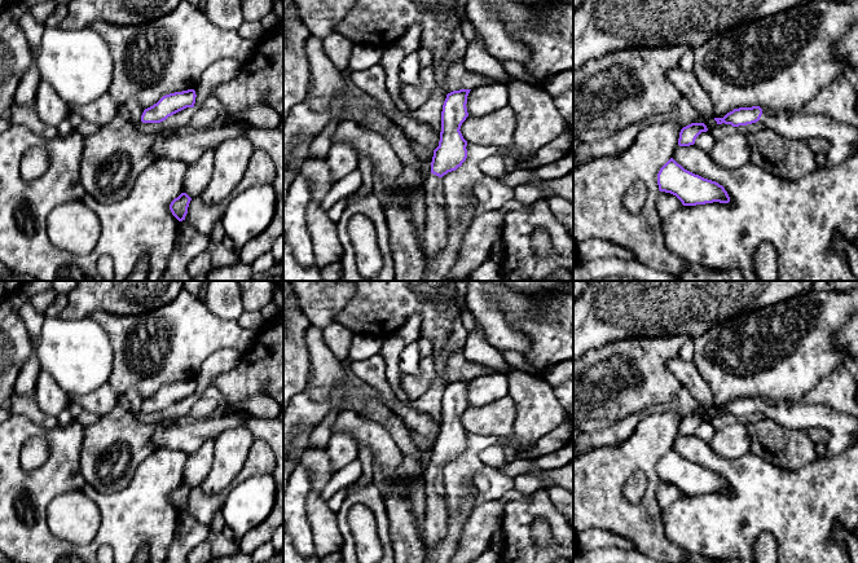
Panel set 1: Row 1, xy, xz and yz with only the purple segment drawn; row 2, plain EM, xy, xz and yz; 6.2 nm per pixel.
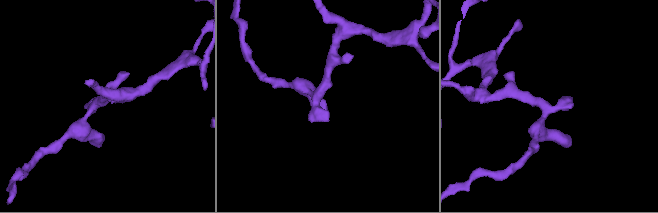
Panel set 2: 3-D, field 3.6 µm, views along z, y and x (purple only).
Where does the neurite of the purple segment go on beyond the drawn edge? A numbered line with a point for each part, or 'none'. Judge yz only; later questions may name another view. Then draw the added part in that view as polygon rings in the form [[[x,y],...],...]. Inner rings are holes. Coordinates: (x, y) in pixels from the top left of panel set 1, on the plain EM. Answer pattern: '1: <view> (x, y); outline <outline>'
1: yz (843, 429); outline [[[762,403],[760,412],[788,428],[826,428],[830,432],[826,444],[827,457],[835,457],[858,444],[858,417],[844,414],[823,404]]]

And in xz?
1: xz (436, 519); outline [[[430,463],[424,475],[426,485],[426,518],[424,518],[424,550],[435,549],[444,538],[449,522],[449,498],[445,492],[441,467]]]

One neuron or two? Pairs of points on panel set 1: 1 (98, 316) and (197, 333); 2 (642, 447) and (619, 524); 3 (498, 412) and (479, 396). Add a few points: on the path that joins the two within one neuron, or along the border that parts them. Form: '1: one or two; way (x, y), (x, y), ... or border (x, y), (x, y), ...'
1: one; way (123, 328), (172, 333)
2: one; way (623, 466), (615, 474), (615, 505)
3: two; border (507, 395), (485, 404), (469, 407)

